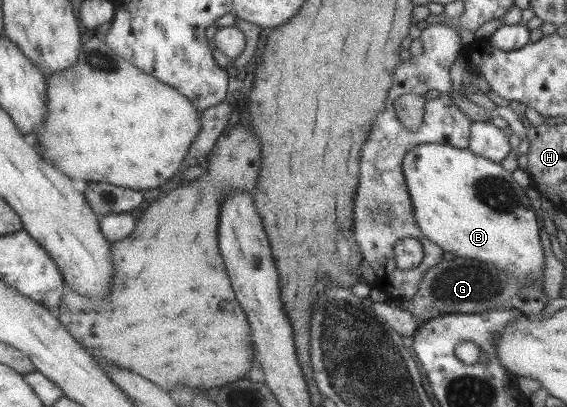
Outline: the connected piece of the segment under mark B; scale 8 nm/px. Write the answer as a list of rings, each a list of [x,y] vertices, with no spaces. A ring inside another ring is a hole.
[[[438,143],[415,145],[406,151],[401,167],[413,217],[423,237],[457,257],[495,264],[515,281],[542,281],[537,215],[509,171],[467,148]]]

